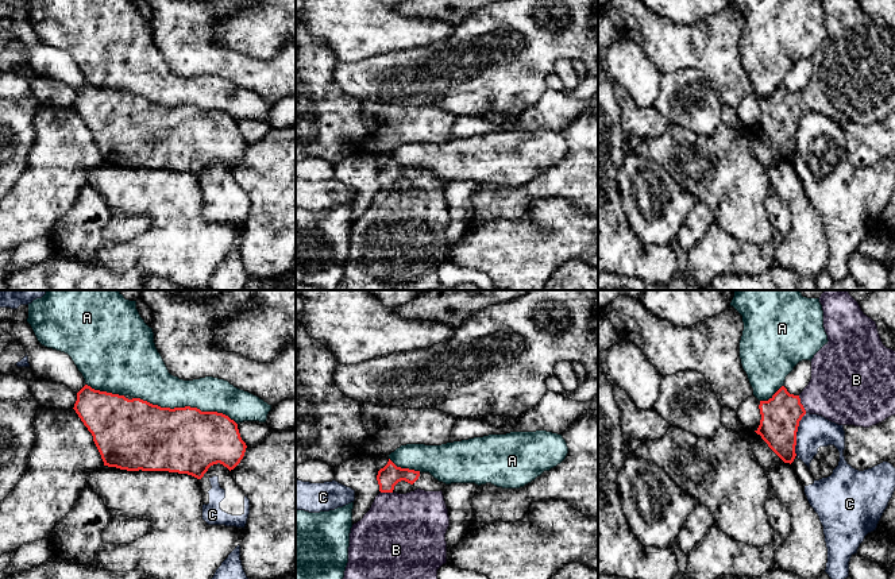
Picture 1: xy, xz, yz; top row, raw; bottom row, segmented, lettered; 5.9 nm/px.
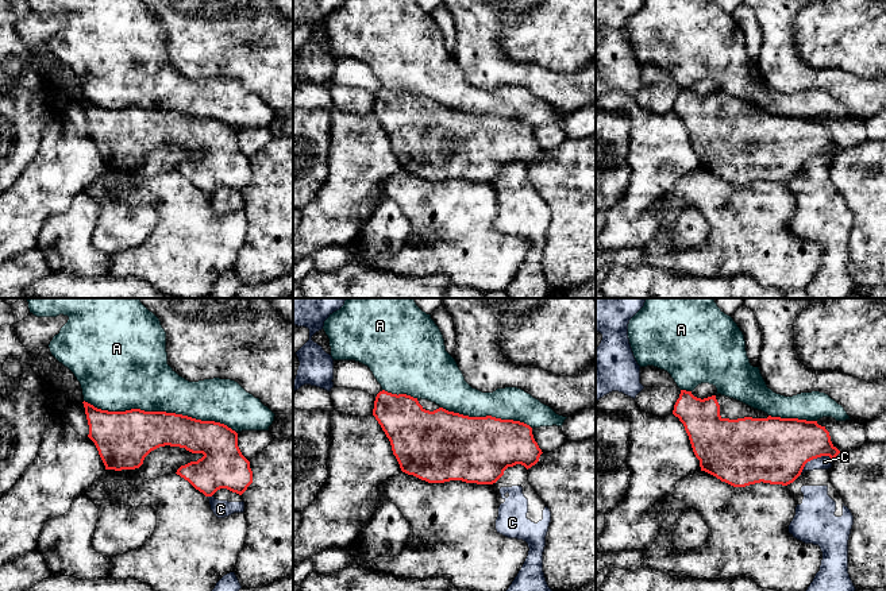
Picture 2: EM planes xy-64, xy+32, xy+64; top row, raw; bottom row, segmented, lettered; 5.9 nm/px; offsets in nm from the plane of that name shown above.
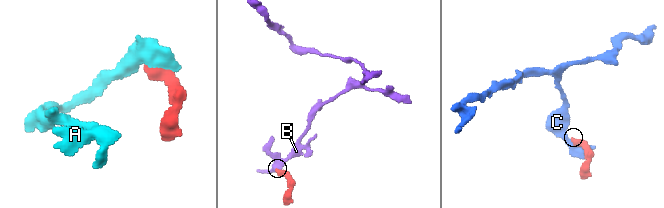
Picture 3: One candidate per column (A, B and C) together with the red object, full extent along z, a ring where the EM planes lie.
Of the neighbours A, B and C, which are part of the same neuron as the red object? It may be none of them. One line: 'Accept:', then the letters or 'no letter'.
Accept: B

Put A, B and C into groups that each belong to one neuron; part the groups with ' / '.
A / B / C

